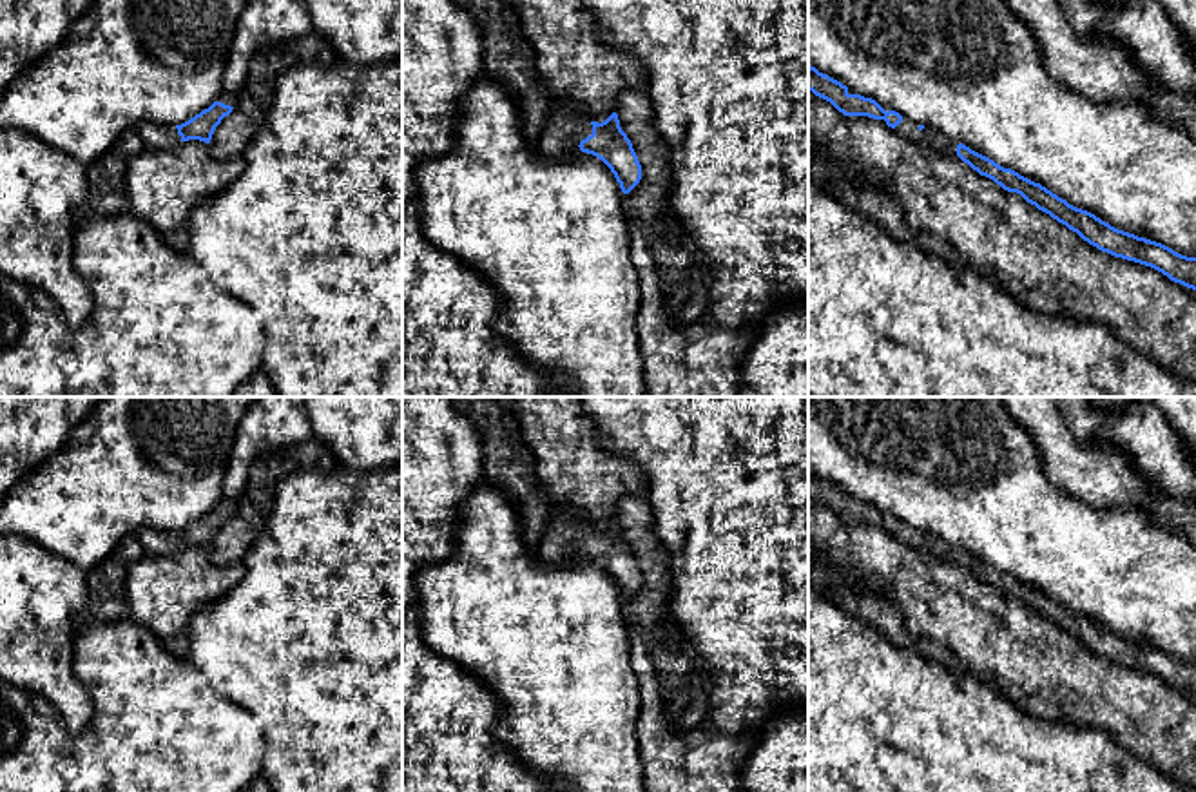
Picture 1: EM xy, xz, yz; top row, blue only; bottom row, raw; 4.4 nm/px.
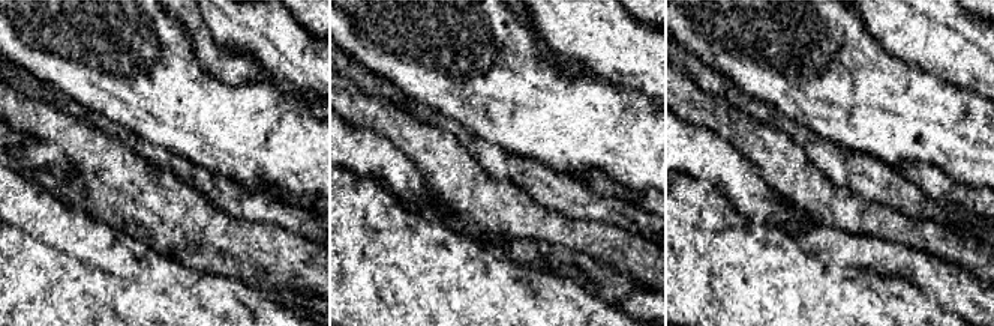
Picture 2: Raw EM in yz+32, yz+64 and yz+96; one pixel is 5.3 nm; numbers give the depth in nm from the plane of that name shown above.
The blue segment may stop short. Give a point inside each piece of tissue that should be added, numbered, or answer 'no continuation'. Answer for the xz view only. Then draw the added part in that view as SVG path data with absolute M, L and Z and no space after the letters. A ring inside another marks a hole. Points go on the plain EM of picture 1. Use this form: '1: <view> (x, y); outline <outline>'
1: xz (566, 533); outline M555 509L536 547L536 555L545 564L567 562L591 540L591 524L580 520L576 511Z

